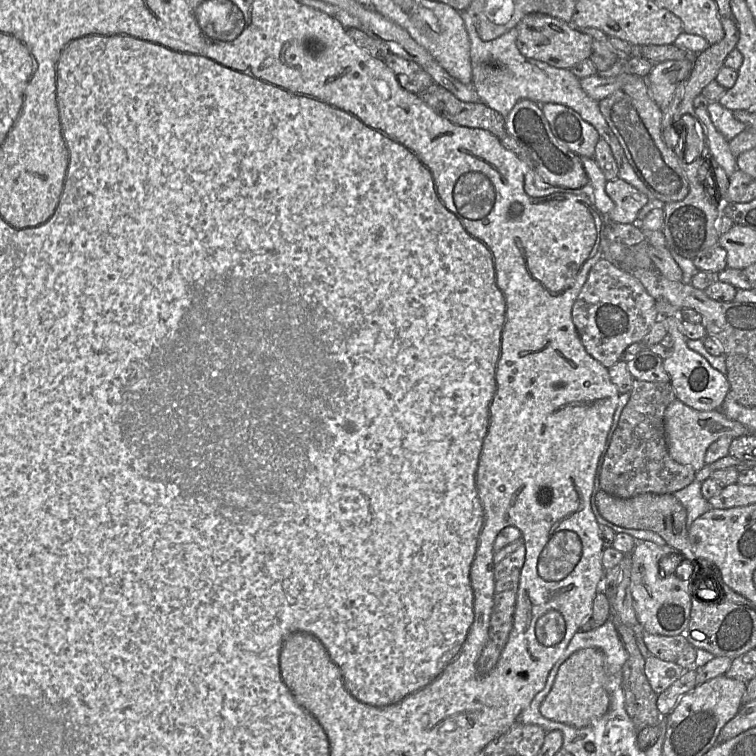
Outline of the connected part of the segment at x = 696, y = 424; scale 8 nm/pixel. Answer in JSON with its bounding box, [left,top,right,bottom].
[664,399,748,471]

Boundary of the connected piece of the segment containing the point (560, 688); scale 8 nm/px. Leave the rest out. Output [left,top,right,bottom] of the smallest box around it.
[540,648,610,728]

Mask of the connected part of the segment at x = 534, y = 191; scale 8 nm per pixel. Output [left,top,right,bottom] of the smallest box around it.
[505,99,614,215]

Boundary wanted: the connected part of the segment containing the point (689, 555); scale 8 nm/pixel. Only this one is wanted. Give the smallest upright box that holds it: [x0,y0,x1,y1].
[596,489,708,563]

